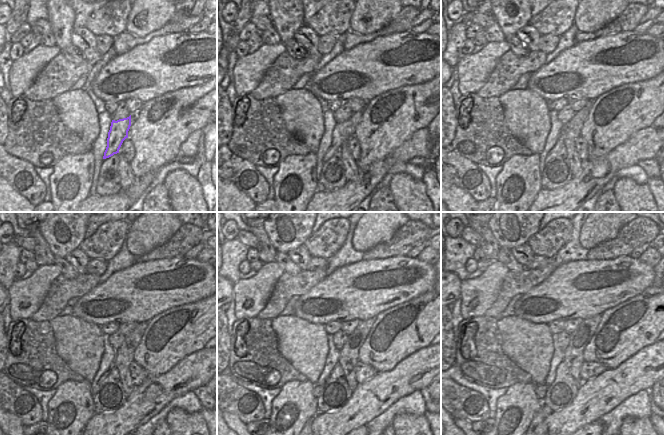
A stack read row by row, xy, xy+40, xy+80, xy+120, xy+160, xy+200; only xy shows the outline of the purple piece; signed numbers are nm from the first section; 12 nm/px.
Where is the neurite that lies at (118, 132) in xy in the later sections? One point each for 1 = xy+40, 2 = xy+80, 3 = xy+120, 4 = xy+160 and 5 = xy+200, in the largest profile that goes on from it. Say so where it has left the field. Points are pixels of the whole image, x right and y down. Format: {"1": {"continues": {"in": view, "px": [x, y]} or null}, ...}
{"1": {"continues": {"in": "xy+40", "px": [341, 133]}}, "2": {"continues": {"in": "xy+80", "px": [554, 151]}}, "3": {"continues": {"in": "xy+120", "px": [93, 391]}}, "4": {"continues": {"in": "xy+160", "px": [317, 390]}}, "5": {"continues": {"in": "xy+200", "px": [540, 390]}}}

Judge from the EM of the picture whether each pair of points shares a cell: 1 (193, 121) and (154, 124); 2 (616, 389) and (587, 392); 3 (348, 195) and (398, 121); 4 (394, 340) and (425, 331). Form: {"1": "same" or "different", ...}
{"1": "same", "2": "same", "3": "different", "4": "same"}

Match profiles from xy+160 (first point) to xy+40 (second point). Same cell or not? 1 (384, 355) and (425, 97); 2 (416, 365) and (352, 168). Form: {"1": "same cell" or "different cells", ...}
{"1": "same cell", "2": "different cells"}

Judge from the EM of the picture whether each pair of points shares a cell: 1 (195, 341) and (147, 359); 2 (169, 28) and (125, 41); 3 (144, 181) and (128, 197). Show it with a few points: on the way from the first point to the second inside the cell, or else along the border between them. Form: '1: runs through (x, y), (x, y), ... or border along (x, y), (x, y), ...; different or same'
1: runs through (183, 341), (170, 341), (159, 351); same
2: runs through (158, 33), (149, 36), (145, 40), (136, 41); same
3: runs through (140, 185), (132, 193); same

